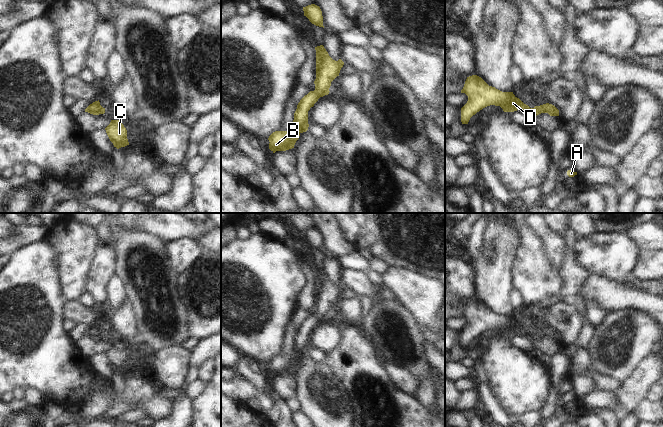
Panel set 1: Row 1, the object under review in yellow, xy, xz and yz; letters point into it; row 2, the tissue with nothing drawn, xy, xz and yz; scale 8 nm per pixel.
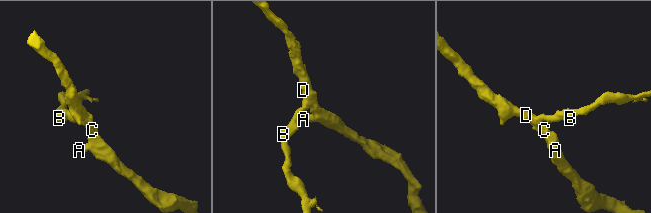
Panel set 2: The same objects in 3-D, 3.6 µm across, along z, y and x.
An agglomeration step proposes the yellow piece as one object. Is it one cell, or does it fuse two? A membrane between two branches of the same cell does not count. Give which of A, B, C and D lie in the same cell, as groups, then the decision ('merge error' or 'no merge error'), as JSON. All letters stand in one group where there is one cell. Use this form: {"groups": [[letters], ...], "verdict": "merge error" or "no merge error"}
{"groups": [["A", "B", "C", "D"]], "verdict": "no merge error"}

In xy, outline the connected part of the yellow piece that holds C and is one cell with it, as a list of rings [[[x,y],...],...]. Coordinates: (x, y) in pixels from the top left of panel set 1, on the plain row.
[[[111,344],[110,348],[105,352],[106,357],[117,373],[129,369],[127,363],[127,354],[119,344]]]

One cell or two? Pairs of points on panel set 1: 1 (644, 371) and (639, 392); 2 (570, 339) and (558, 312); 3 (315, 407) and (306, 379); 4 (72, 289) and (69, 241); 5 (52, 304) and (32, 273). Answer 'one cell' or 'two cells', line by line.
1: one cell
2: one cell
3: one cell
4: one cell
5: one cell

